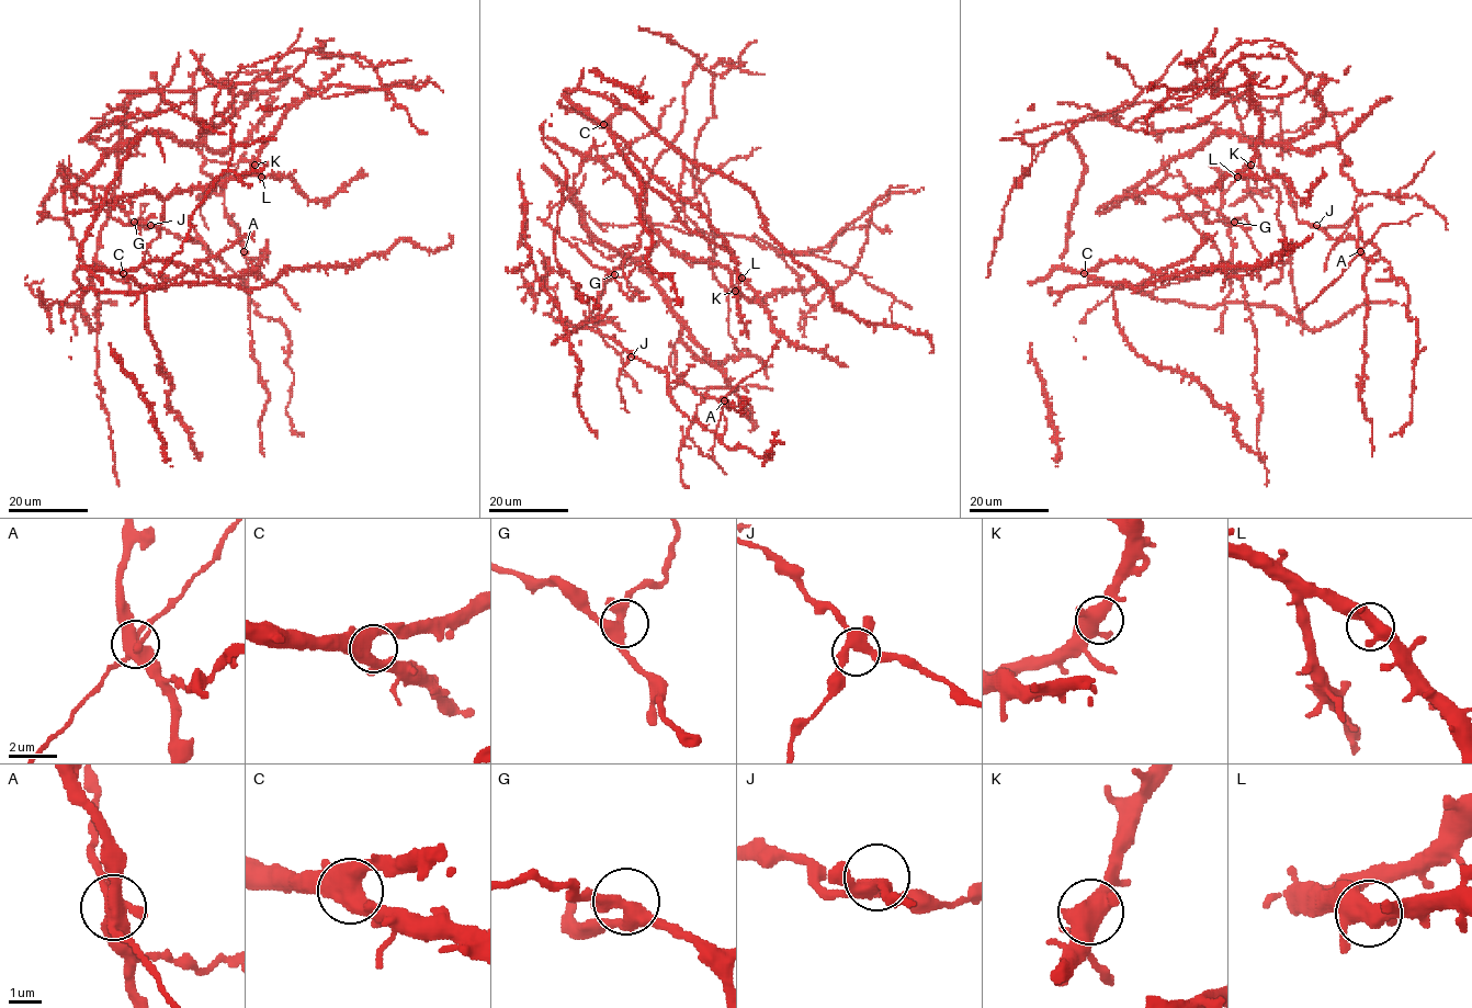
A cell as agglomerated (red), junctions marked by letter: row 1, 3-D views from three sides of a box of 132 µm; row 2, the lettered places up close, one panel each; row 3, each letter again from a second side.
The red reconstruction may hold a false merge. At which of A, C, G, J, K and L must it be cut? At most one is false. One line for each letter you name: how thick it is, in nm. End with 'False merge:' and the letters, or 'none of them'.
A: 440 nm thick
False merge: A

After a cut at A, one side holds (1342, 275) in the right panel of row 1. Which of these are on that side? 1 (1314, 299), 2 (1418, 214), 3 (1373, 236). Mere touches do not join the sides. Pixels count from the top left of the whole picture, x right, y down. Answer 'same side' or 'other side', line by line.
1: same side
2: same side
3: same side

